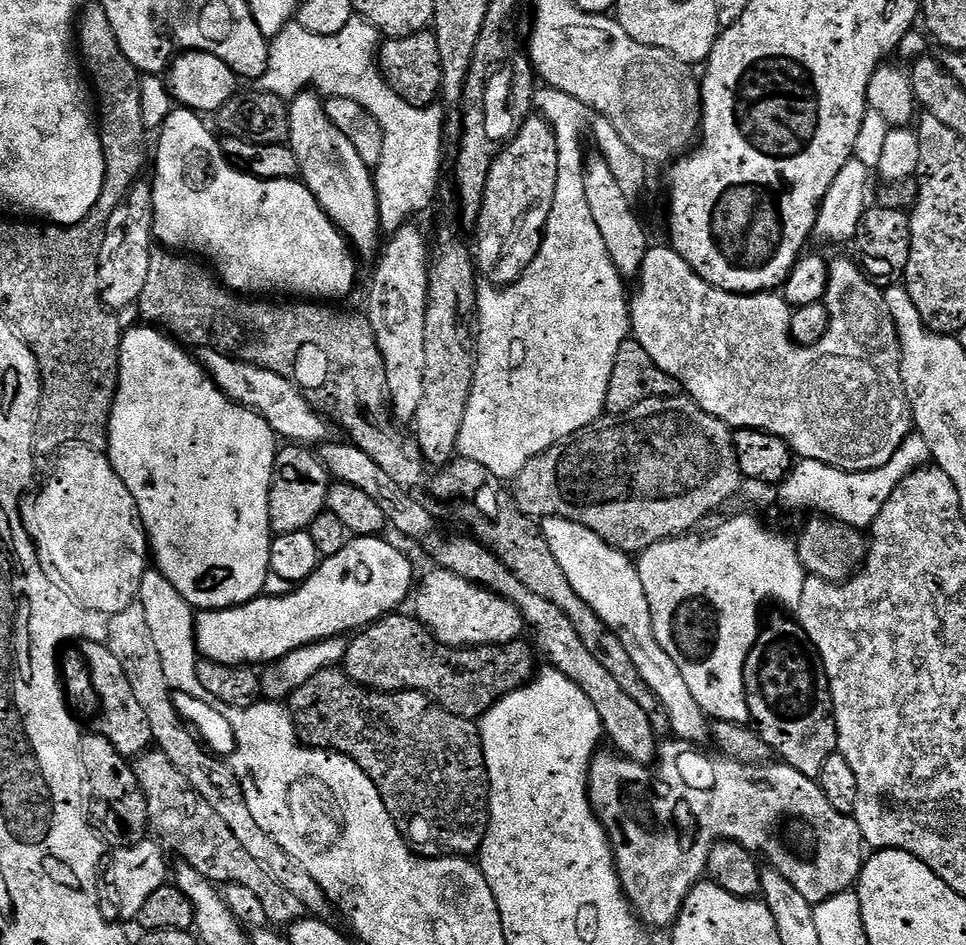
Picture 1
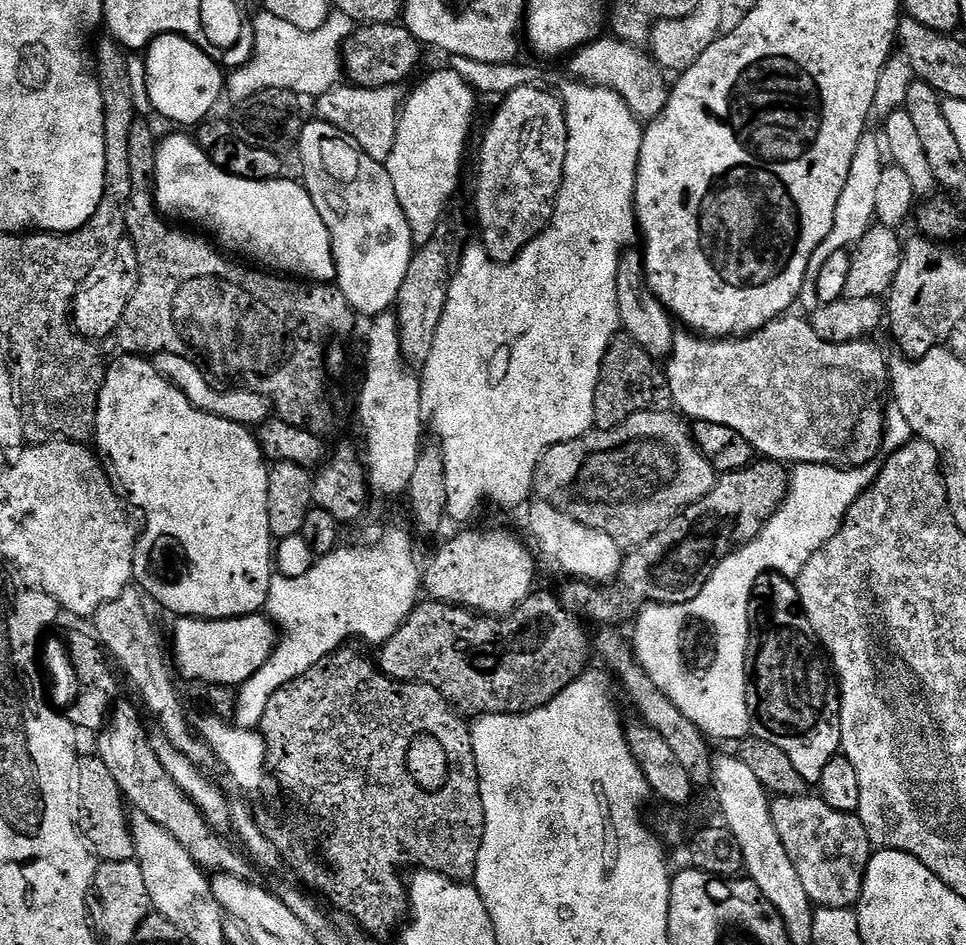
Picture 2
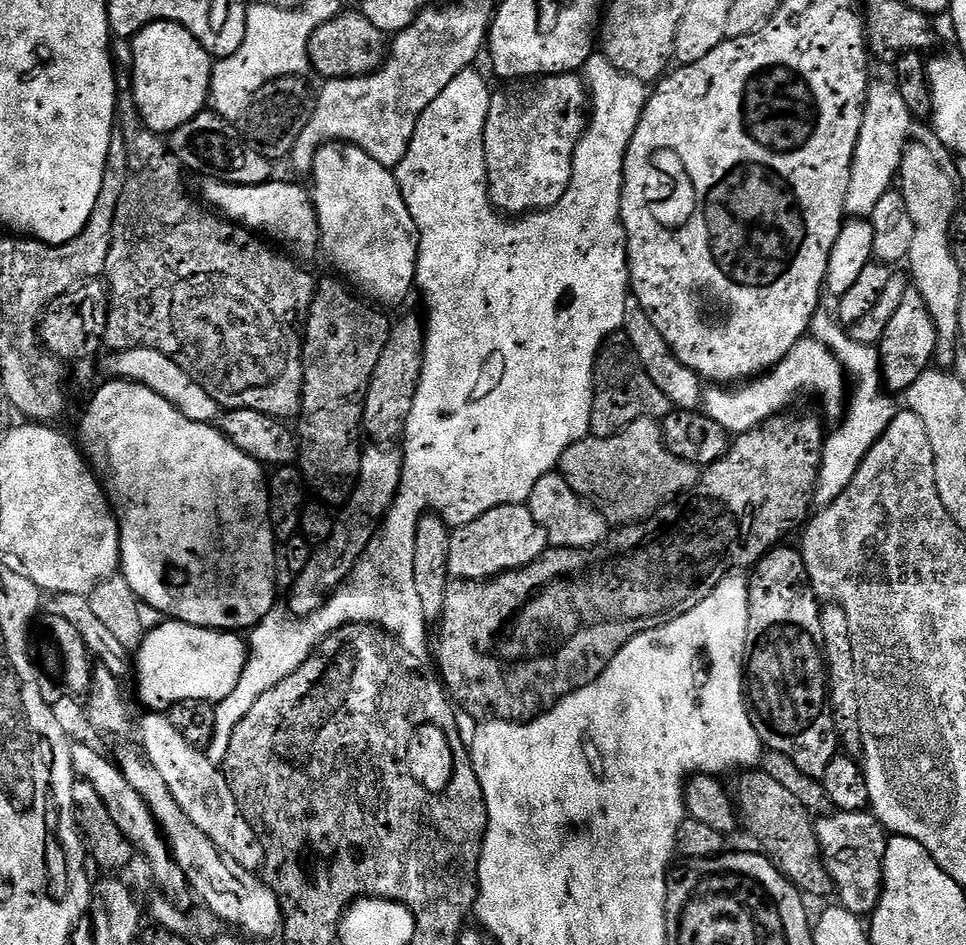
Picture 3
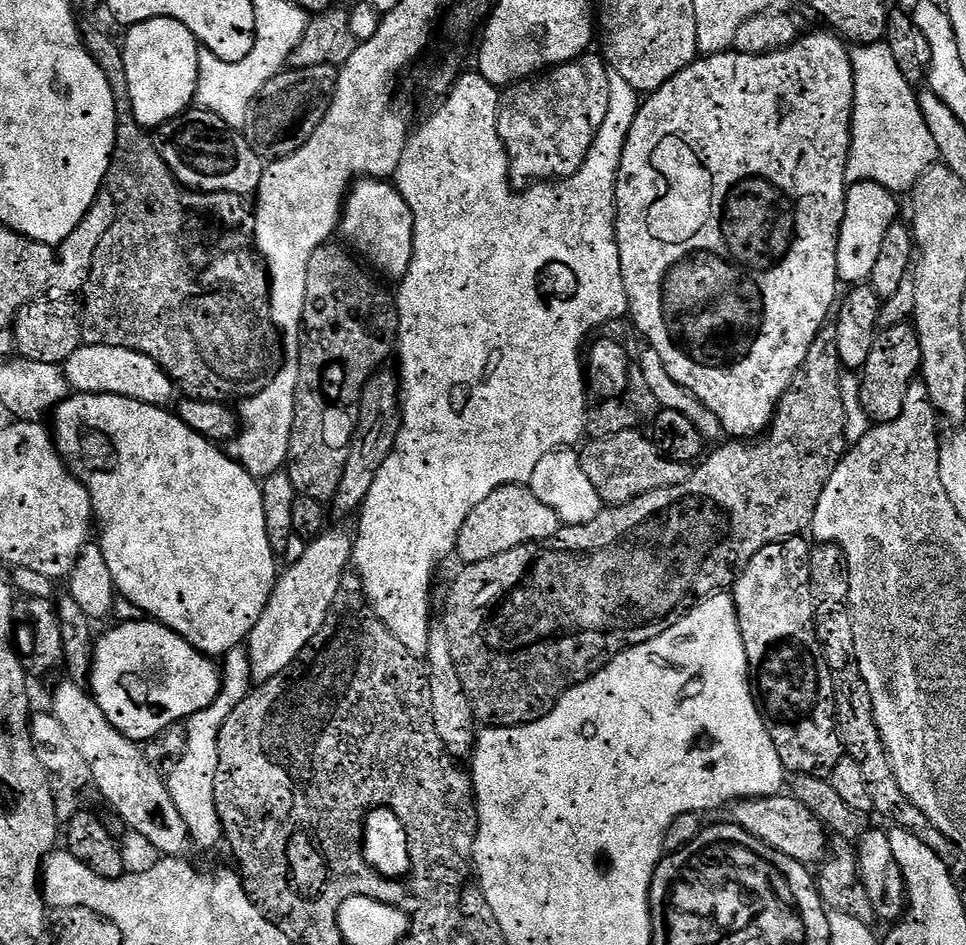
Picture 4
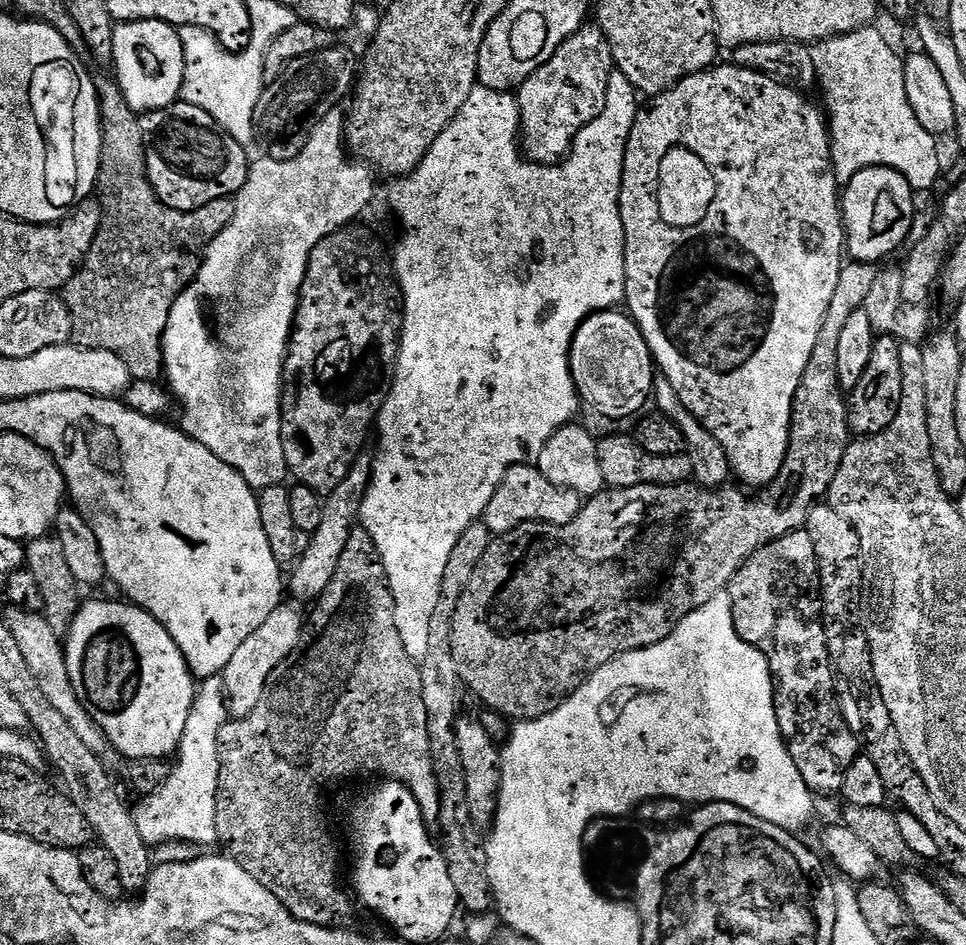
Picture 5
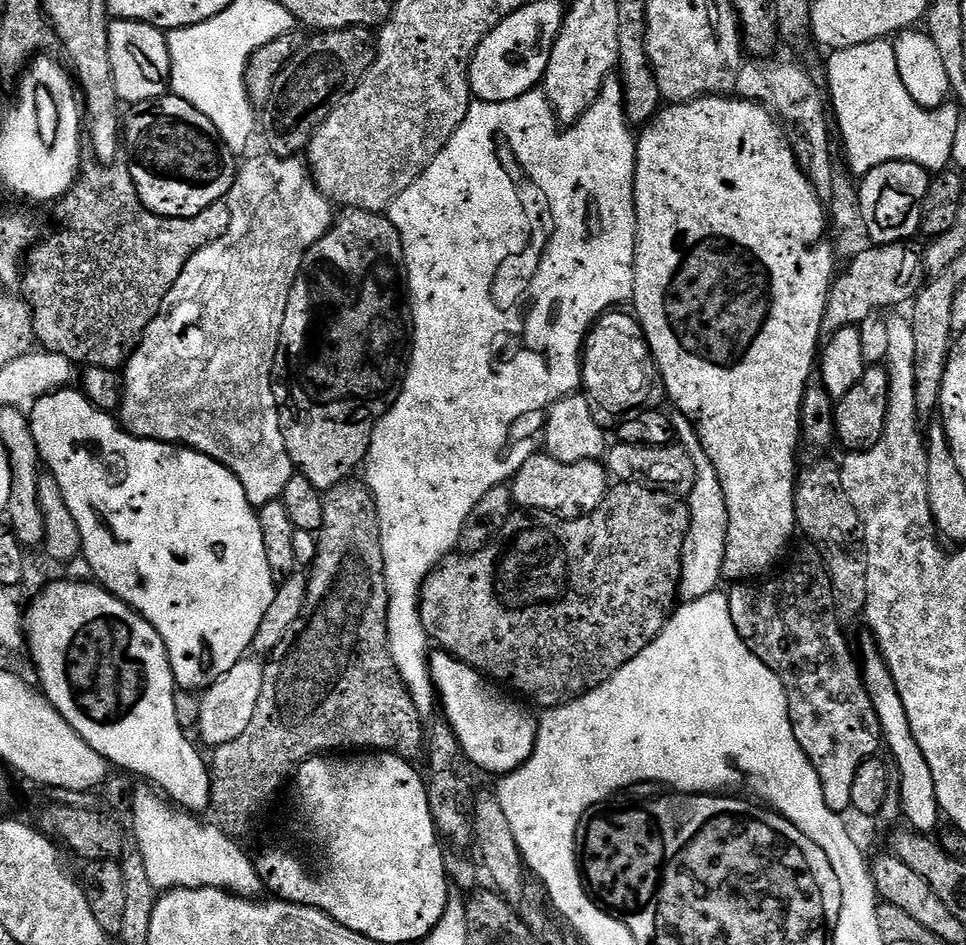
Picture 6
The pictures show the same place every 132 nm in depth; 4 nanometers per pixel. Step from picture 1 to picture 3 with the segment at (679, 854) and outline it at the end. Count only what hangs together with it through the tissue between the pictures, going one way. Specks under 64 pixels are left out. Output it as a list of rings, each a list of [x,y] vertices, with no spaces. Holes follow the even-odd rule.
[[[871,811],[838,812],[815,821],[820,855],[832,879],[835,895],[840,895],[839,907],[861,918],[871,917],[884,889],[884,855],[888,845],[886,830]]]

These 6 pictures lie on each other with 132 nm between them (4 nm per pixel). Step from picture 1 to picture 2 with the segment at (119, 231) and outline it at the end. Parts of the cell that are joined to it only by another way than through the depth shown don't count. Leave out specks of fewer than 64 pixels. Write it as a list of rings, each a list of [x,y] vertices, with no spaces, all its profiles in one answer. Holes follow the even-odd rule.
[[[124,238],[115,245],[112,257],[101,258],[90,270],[90,274],[80,284],[76,298],[72,301],[71,321],[81,336],[93,342],[103,341],[103,336],[111,337],[116,327],[122,322],[122,314],[126,314],[126,306],[140,281],[138,254],[131,240]]]

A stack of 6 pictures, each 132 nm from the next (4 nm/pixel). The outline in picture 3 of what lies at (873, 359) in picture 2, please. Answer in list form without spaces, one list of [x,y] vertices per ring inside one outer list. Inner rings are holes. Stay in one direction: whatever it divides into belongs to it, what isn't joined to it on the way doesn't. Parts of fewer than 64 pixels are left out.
[[[805,338],[790,350],[790,354],[786,354],[786,358],[782,358],[782,362],[778,362],[771,370],[747,381],[739,386],[708,386],[704,390],[704,399],[702,401],[702,411],[705,416],[714,418],[714,422],[718,422],[718,426],[722,426],[730,434],[739,434],[749,432],[777,419],[779,412],[784,412],[796,399],[799,398],[800,392],[813,392],[814,395],[820,396],[820,400],[824,403],[824,412],[832,419],[832,422],[839,421],[846,411],[846,377],[844,367],[836,360],[836,355],[825,346],[822,342]]]

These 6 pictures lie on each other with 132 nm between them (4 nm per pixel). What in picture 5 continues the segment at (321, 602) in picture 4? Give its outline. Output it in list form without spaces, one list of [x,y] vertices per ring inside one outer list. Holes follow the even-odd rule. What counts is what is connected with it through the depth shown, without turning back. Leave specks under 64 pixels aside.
[[[288,602],[281,603],[280,607],[274,610],[274,614],[270,614],[270,618],[266,618],[266,622],[262,622],[262,626],[258,626],[258,630],[254,630],[254,634],[250,634],[250,638],[246,638],[242,646],[238,646],[234,658],[230,658],[230,662],[224,667],[224,694],[229,713],[233,717],[250,714],[250,710],[258,706],[270,674],[274,674],[274,670],[291,652],[299,649],[300,634],[304,630],[306,616],[303,611],[300,613],[291,606],[296,607]]]

